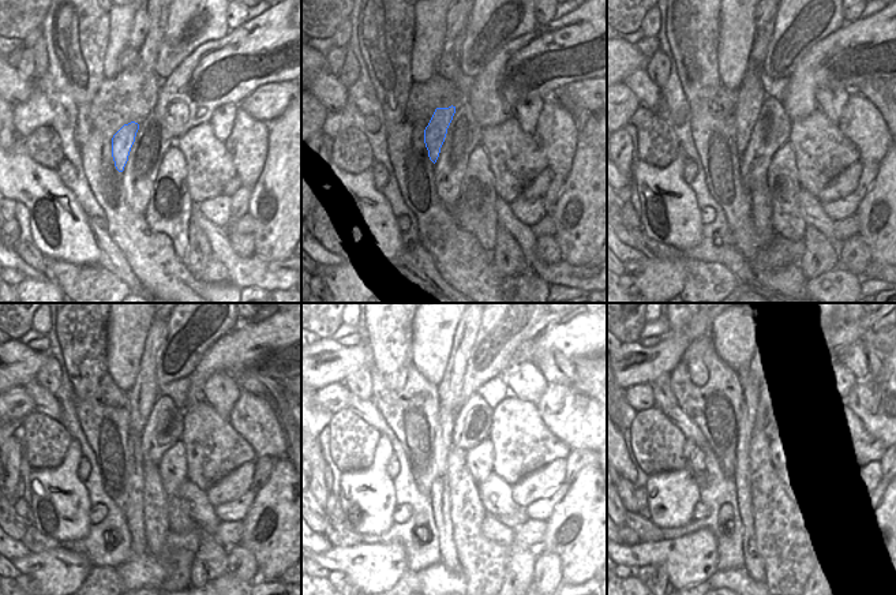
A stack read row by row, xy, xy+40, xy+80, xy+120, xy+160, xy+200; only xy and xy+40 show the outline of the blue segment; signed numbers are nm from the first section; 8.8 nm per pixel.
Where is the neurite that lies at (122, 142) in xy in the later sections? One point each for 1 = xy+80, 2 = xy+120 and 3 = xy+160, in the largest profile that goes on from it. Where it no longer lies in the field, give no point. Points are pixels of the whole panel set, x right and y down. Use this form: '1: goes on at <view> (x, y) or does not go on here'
1: goes on at xy+80 (752, 94)
2: goes on at xy+120 (143, 393)
3: goes on at xy+160 (450, 388)

